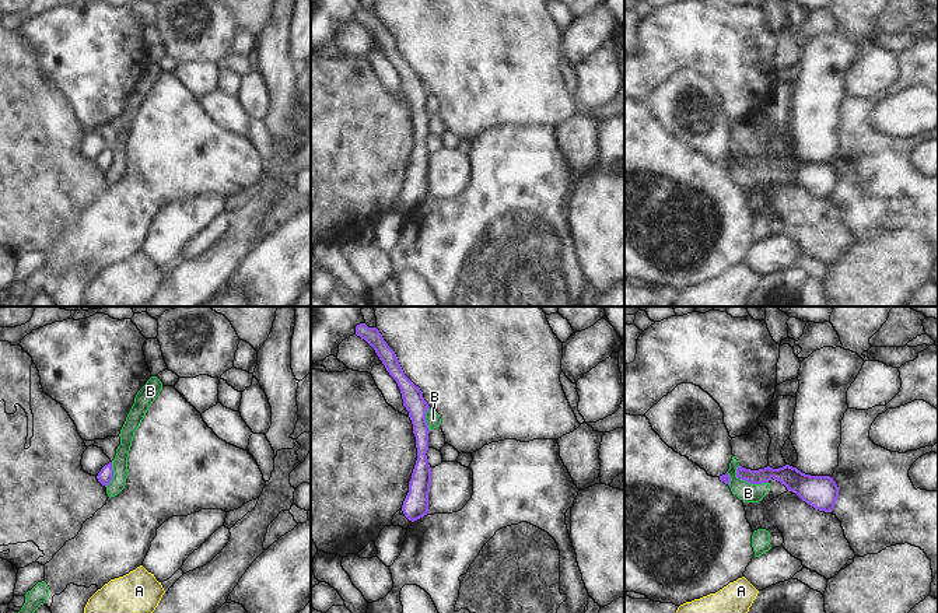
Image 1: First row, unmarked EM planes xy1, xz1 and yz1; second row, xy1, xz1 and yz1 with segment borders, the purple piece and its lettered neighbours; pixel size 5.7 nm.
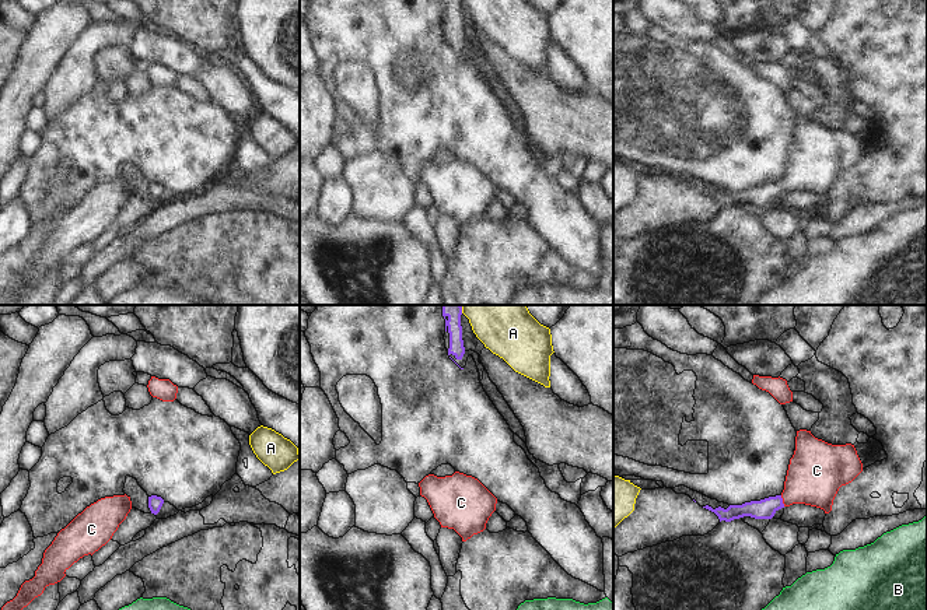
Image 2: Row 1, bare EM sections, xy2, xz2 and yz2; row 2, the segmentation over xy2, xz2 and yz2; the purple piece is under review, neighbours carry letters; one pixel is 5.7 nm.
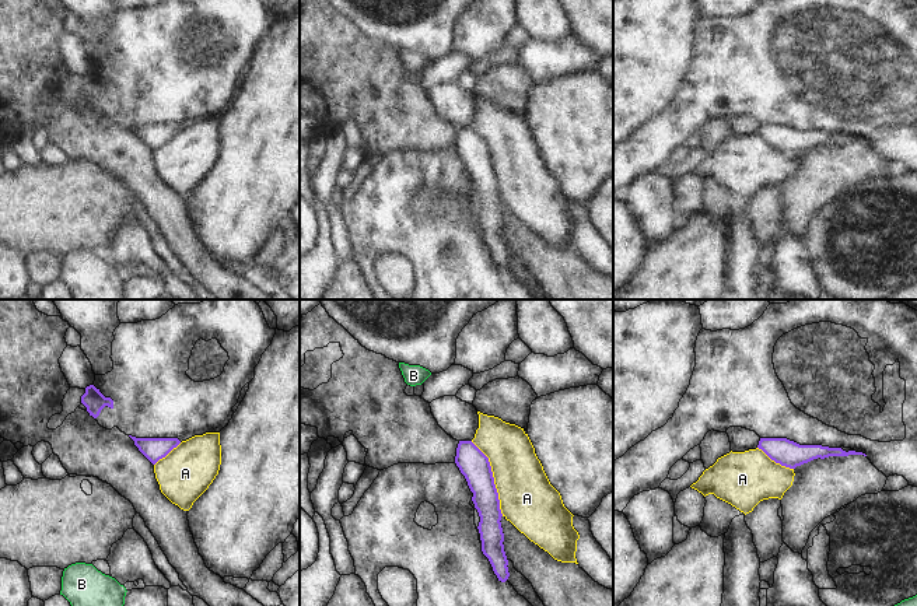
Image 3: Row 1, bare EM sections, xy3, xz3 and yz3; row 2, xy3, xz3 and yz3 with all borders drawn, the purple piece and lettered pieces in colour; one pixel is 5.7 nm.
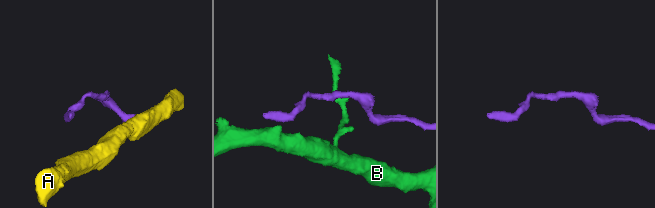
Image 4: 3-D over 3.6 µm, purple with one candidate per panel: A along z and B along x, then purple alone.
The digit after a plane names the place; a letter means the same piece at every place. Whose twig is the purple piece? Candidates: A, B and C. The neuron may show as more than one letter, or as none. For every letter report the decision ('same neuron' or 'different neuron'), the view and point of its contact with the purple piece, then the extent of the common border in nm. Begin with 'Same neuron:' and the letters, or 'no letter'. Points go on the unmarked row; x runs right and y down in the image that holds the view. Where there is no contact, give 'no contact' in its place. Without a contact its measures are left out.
Same neuron: C
A: different neuron; meets purple in xz3 at (493, 165); contact 480 nm long
B: different neuron; meets purple in yz1 at (749, 168); contact 200 nm long
C: same neuron; meets purple in yz2 at (782, 188); contact 70 nm long

